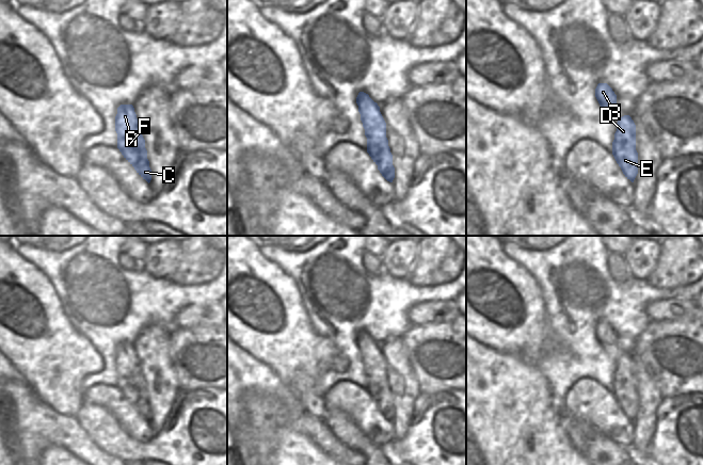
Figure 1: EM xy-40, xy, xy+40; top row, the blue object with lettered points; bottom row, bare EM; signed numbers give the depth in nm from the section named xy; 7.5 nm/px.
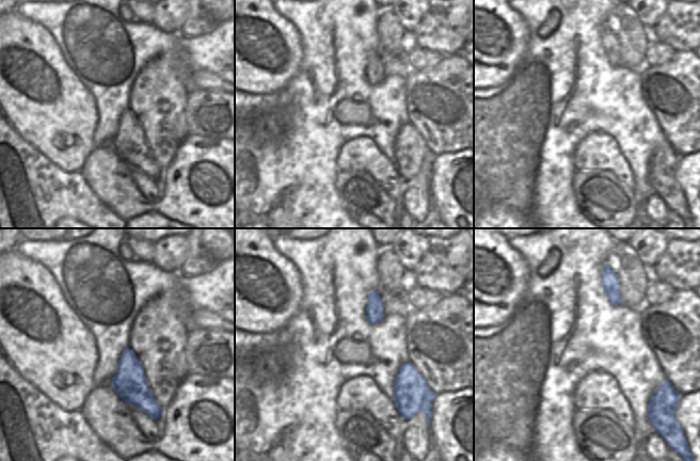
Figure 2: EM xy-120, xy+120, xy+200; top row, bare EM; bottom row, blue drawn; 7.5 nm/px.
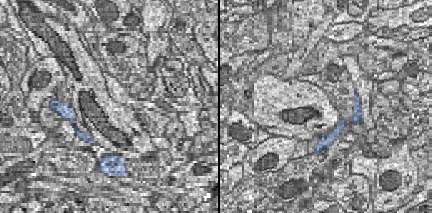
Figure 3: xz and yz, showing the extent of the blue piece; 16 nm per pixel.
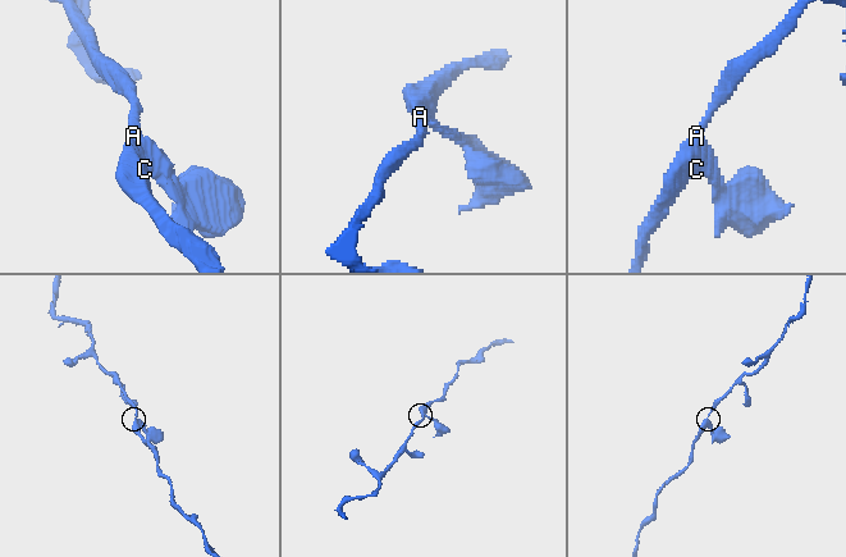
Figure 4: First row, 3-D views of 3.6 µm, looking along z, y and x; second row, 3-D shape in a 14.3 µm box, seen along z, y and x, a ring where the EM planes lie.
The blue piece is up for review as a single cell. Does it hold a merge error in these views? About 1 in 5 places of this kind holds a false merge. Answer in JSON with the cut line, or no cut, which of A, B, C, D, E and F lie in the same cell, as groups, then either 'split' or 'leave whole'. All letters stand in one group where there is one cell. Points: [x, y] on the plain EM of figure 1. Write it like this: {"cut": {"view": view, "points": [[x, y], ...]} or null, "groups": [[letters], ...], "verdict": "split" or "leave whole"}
{"cut": null, "groups": [["A", "B", "C", "D", "E", "F"]], "verdict": "leave whole"}

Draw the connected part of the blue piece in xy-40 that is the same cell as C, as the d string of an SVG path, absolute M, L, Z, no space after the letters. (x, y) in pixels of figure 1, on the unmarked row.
M121 343L117 347L115 370L117 372L117 387L137 412L149 422L151 408L147 398L145 379L132 343Z

